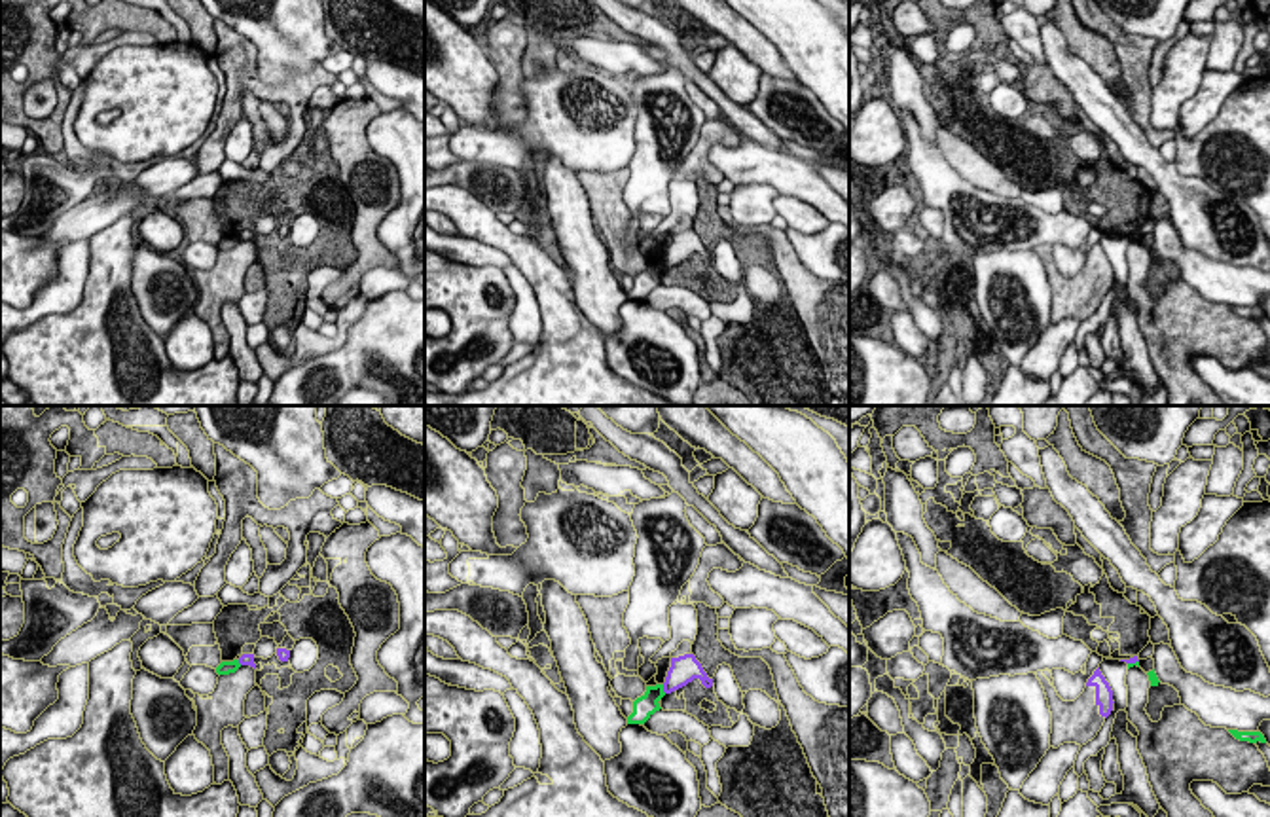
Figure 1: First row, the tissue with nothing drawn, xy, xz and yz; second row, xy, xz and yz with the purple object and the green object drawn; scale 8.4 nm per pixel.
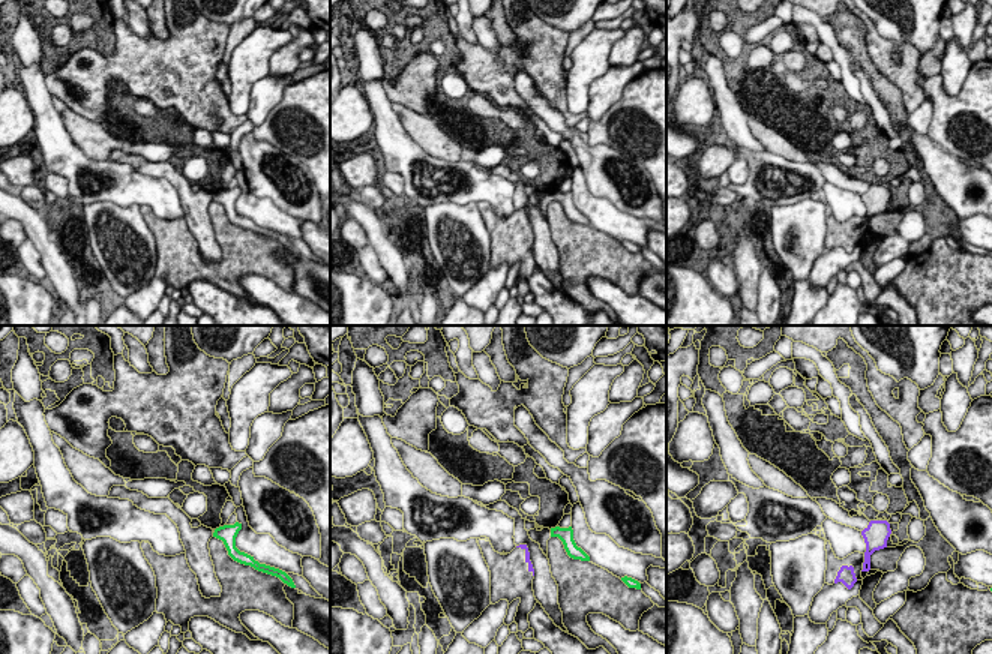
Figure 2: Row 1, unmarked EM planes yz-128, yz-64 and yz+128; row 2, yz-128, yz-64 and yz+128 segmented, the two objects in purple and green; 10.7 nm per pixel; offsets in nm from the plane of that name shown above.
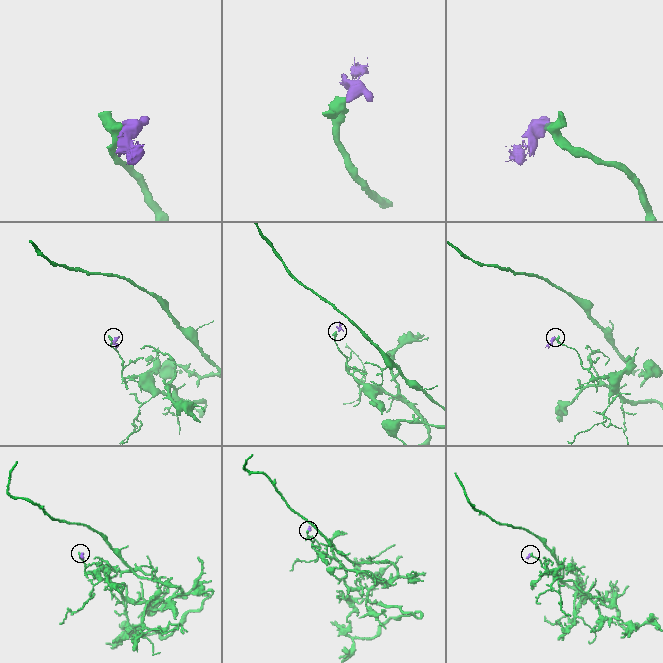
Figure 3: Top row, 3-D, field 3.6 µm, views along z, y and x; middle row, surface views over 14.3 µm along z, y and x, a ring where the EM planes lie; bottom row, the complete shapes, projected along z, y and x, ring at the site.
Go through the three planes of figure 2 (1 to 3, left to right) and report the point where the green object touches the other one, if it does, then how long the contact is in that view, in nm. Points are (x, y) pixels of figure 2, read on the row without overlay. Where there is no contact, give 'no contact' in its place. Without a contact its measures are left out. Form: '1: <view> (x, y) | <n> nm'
1: no contact
2: no contact
3: no contact

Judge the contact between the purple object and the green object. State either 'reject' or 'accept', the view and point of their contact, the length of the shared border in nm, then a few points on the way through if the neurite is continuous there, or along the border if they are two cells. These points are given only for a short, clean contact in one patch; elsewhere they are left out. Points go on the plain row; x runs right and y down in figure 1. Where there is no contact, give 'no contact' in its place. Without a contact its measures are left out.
reject | xz (664, 264) | 90 nm | along xz (662, 260), (666, 268)

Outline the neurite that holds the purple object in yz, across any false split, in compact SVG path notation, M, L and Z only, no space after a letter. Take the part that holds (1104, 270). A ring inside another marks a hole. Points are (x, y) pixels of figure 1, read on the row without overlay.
M1099 243L1088 254L1084 267L1075 277L1063 277L1043 246L1035 248L1041 256L1052 288L1050 322L1063 318L1086 320L1101 305L1113 286L1113 265Z

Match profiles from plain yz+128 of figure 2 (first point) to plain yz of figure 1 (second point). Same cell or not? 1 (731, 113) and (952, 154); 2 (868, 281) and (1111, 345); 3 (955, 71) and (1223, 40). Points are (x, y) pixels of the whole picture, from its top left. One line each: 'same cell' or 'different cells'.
1: different cells
2: different cells
3: different cells

